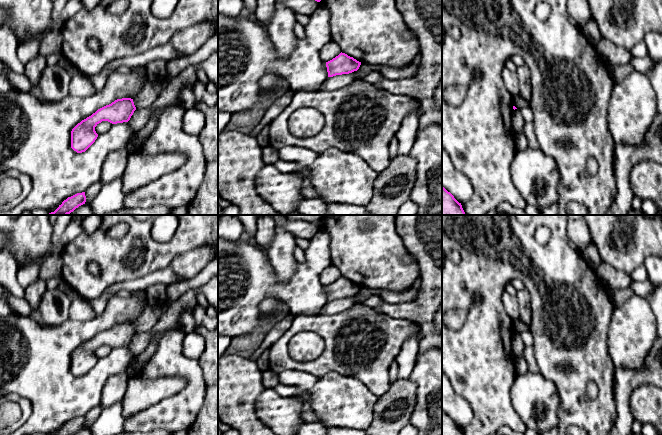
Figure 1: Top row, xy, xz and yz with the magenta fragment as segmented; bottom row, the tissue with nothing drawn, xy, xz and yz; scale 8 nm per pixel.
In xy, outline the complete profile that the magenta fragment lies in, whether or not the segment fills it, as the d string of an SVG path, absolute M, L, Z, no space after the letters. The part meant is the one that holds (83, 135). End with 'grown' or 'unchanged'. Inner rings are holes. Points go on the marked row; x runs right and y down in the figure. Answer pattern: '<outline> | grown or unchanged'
M117 99L98 109L91 116L78 123L71 131L71 148L77 153L85 152L97 139L95 127L102 121L112 124L128 122L136 107L133 99Z | unchanged

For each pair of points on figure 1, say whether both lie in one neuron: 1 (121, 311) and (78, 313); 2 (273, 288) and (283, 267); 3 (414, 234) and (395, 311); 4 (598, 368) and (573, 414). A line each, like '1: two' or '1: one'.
1: two
2: two
3: one
4: one

